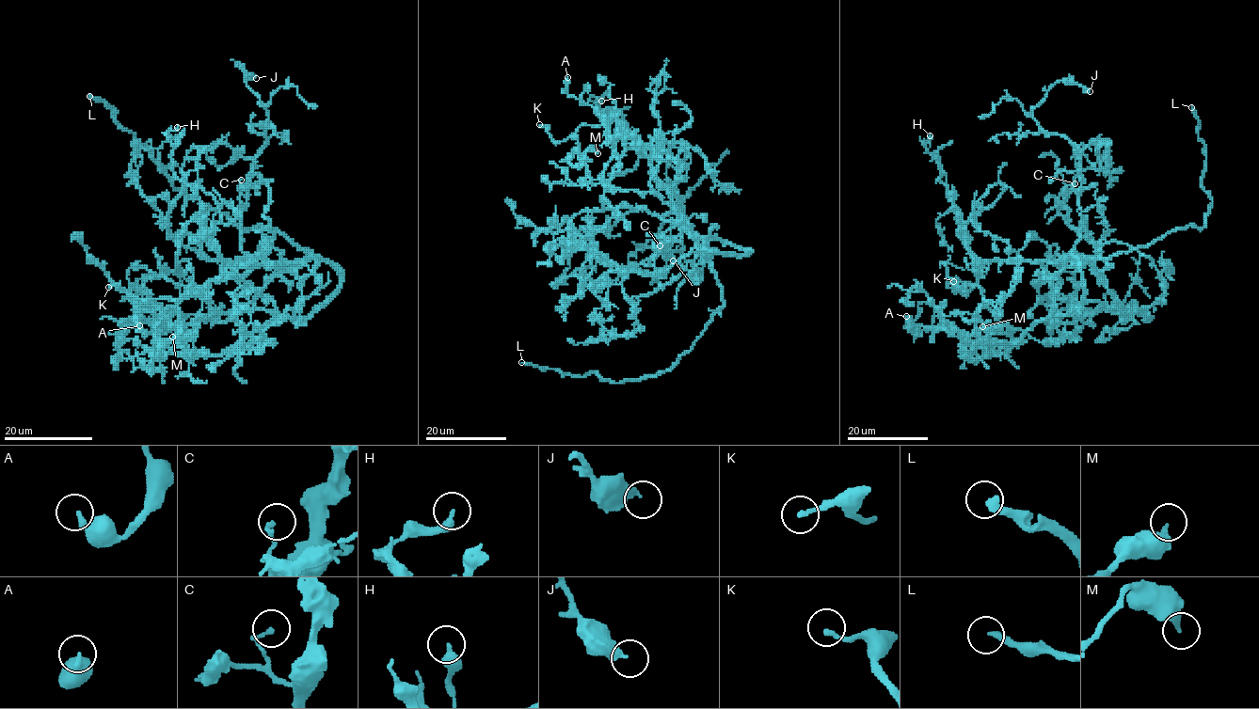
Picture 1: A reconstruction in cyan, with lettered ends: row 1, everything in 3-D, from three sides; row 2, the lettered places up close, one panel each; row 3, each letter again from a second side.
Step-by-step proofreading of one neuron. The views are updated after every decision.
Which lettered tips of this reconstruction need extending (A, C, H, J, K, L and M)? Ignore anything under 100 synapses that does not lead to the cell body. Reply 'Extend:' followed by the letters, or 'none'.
Extend: L

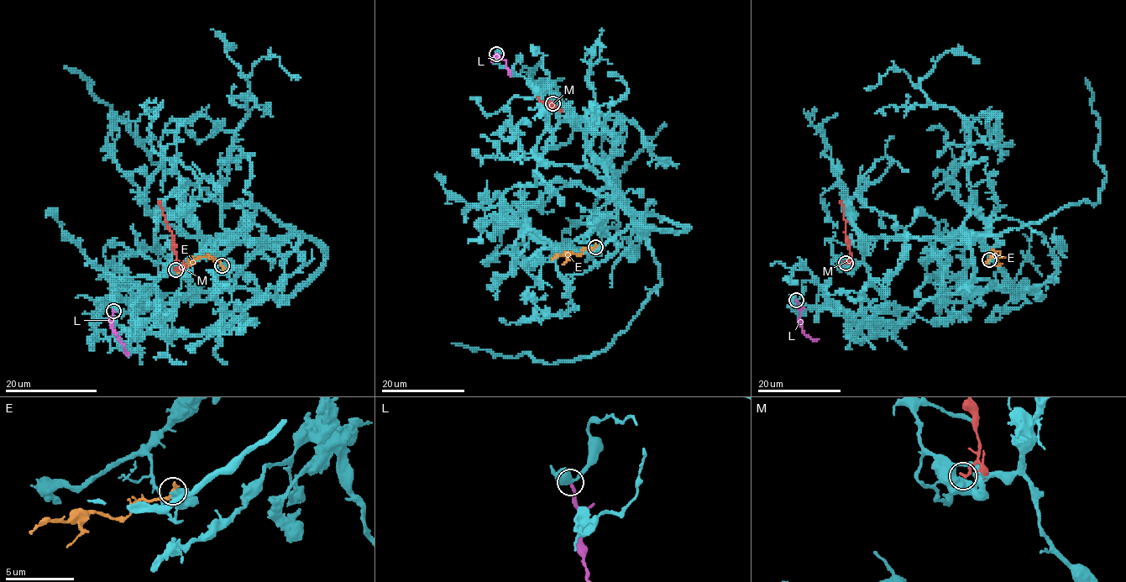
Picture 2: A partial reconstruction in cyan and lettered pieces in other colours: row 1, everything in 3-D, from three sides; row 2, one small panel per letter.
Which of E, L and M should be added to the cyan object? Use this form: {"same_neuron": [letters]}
{"same_neuron": []}

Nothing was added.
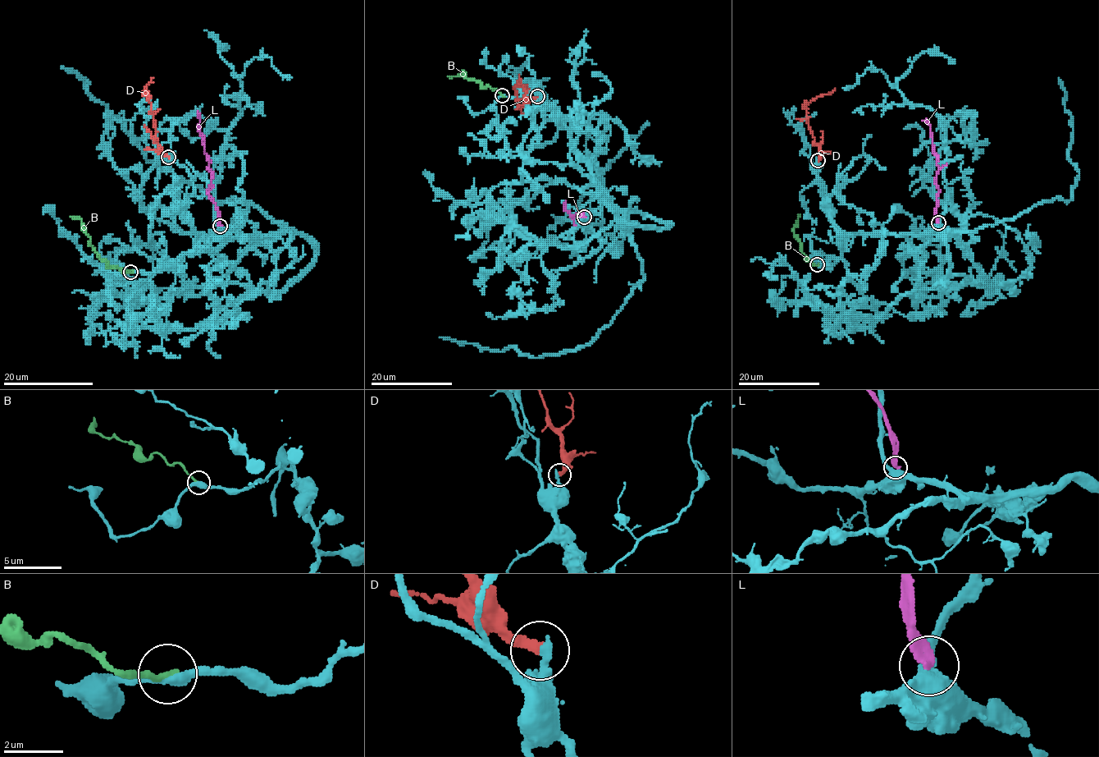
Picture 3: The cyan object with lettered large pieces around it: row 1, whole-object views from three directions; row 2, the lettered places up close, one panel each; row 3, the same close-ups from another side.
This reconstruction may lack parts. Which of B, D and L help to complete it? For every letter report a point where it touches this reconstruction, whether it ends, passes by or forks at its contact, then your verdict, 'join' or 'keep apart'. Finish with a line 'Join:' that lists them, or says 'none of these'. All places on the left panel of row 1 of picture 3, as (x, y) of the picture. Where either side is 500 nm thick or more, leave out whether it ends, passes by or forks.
B: meets cyan at (130, 272); it ends there; keep apart
D: meets cyan at (168, 157); it ends there; keep apart
L: meets cyan at (220, 226); keep apart
Join: none of these

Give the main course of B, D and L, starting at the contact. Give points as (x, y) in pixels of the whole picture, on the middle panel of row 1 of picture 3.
B: (502, 95), (488, 84), (484, 87), (474, 80), (469, 80), (462, 71), (455, 76), (448, 76)
D: (536, 96), (527, 98), (522, 84), (518, 84), (515, 91), (522, 113)
L: (583, 217), (582, 214), (571, 217), (564, 209), (566, 201)

